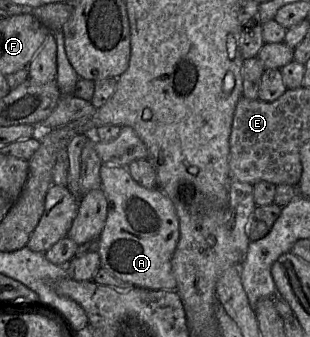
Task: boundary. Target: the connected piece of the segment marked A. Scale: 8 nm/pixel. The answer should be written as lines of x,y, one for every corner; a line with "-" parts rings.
102,164
100,178
101,188
108,202
105,226
98,237
100,267
138,288
177,291
171,258
178,244
180,227
172,201
158,188
147,189
139,185
132,178
127,167

